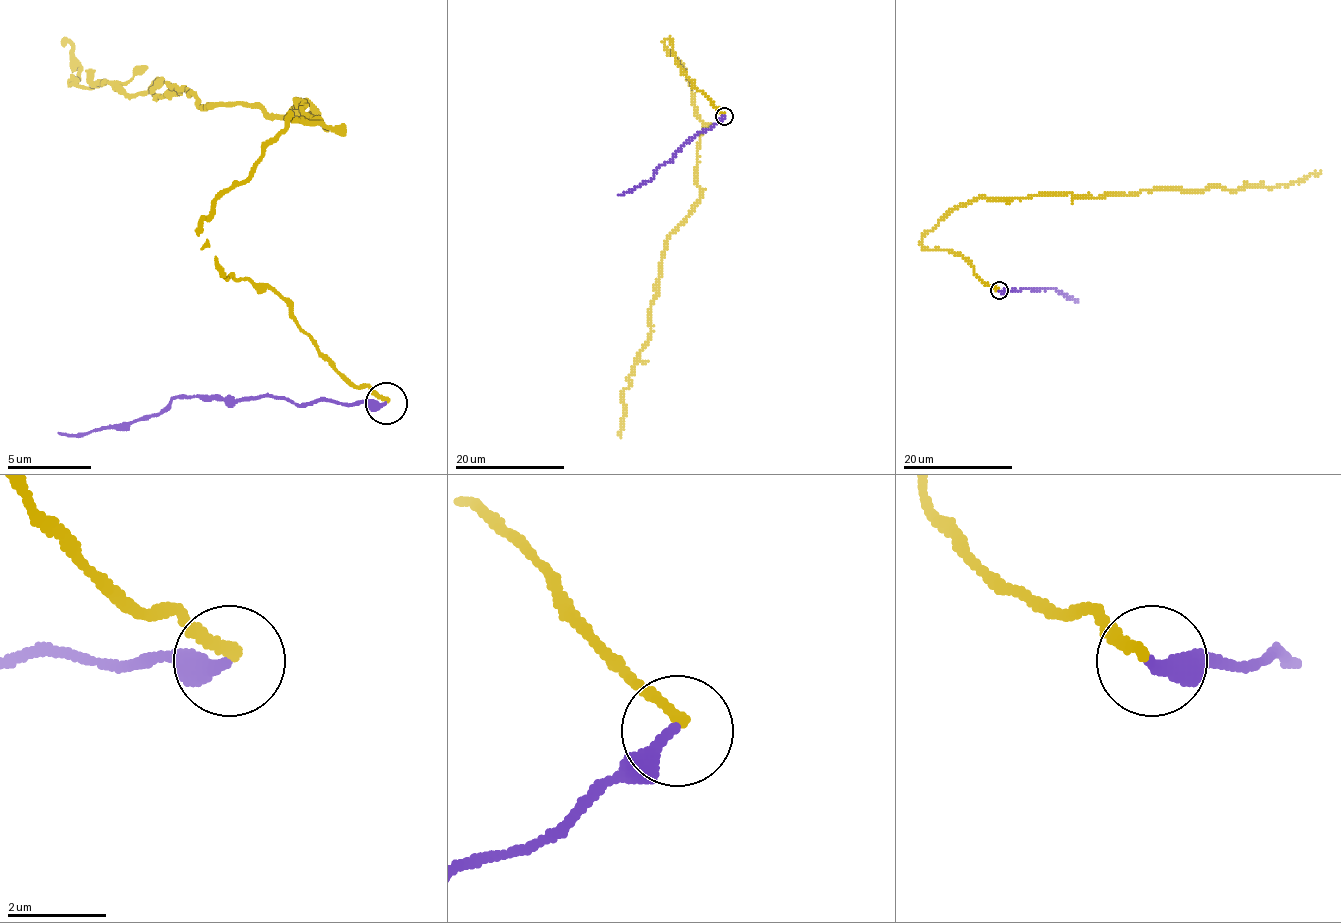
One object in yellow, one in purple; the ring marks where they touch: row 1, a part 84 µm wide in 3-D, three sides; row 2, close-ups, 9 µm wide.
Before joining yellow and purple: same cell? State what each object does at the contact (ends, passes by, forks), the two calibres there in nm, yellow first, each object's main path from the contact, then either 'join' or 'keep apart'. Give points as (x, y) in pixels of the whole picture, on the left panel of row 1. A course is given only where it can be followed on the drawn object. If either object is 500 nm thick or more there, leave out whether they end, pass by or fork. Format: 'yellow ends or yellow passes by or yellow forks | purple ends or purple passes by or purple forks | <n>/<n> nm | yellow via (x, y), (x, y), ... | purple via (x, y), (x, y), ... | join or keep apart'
yellow ends | purple ends | 240/320 nm | yellow via (385, 402), (271, 288), (225, 275), (204, 233), (292, 115), (321, 120), (81, 86), (65, 35) | purple via (385, 402), (174, 398), (166, 406), (115, 427), (56, 431) | keep apart

